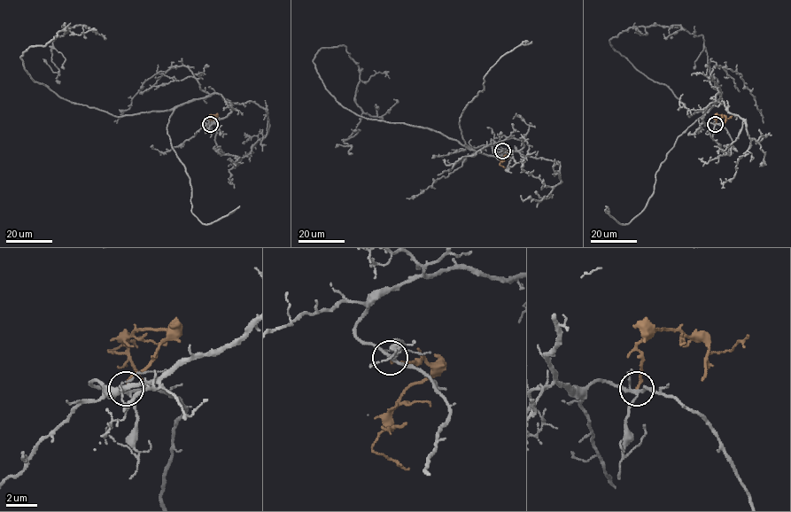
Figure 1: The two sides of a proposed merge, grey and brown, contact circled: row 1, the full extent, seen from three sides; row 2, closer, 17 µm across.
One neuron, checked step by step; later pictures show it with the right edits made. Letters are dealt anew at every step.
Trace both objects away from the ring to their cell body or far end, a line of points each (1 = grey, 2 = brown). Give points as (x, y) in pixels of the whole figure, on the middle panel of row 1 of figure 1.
1: (502, 151), (523, 139), (485, 155), (344, 107), (313, 61), (344, 45), (362, 112), (352, 145), (335, 147)
2: (502, 151), (507, 152), (500, 164), (505, 167)

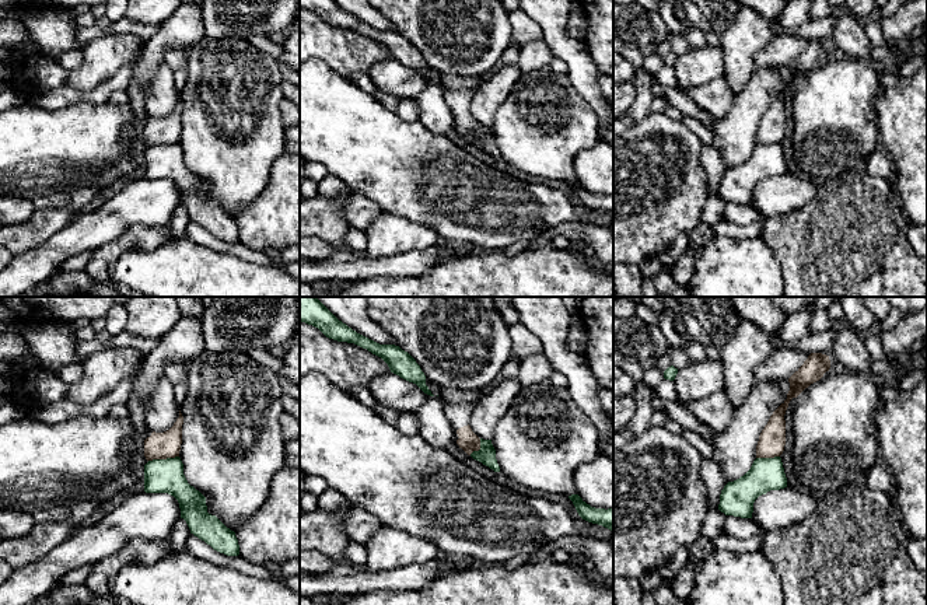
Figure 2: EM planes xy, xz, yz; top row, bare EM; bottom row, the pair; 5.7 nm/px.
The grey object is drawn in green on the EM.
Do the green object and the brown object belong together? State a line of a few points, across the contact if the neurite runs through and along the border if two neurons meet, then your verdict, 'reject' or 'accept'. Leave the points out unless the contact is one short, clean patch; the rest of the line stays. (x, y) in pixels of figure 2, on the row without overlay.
xy (178, 142), (149, 147) | reject

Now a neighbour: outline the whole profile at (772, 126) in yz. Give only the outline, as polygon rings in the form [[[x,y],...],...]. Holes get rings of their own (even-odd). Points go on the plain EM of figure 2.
[[[811,39],[804,50],[788,64],[790,77],[787,85],[773,98],[759,122],[756,144],[780,143],[786,132],[784,101],[793,84],[797,84],[811,70],[819,67],[830,55],[829,42]]]

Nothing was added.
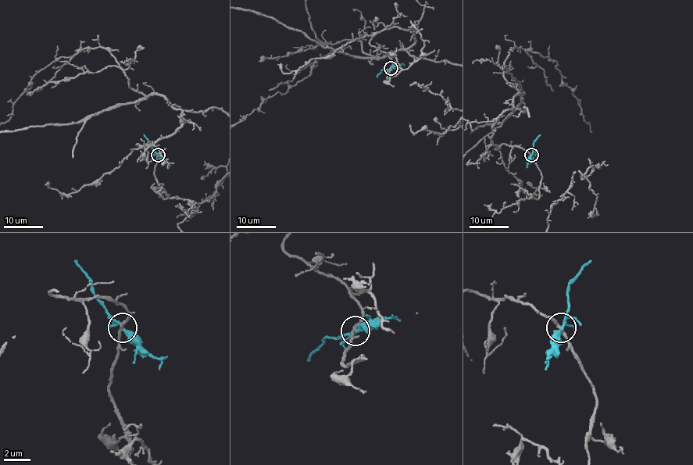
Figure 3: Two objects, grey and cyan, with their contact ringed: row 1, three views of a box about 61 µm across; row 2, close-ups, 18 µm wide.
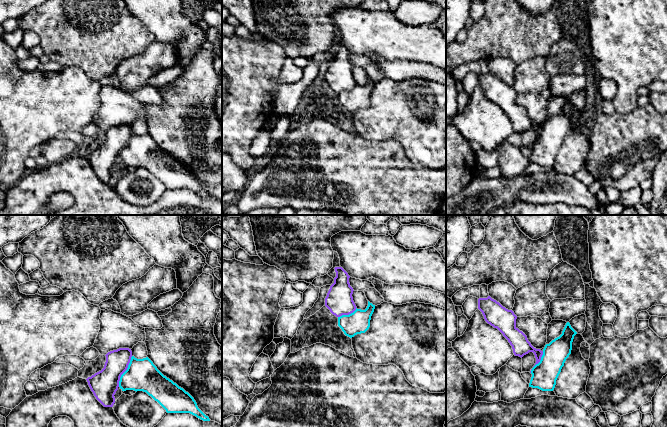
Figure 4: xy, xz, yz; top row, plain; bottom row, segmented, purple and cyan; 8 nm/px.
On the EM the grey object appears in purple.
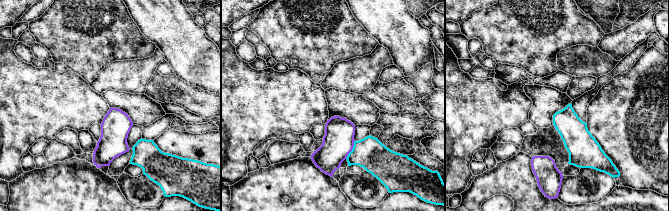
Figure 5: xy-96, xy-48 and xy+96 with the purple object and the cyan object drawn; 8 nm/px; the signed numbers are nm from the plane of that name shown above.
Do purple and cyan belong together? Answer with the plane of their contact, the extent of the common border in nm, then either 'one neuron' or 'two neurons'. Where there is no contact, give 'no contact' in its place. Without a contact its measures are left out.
meets purple in xy; contact 280 nm long; two neurons

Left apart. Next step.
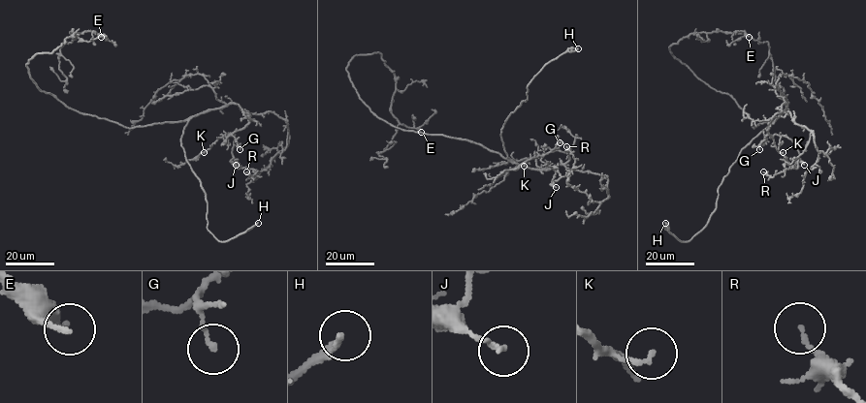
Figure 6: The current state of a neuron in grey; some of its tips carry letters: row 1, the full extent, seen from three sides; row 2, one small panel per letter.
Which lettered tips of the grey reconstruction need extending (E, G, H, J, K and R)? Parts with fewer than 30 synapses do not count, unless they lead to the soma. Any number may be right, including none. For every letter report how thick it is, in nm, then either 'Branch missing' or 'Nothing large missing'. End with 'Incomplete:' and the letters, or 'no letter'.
E: Thickness 260 nm. Branch missing
G: Thickness 140 nm. Nothing large missing
H: Thickness 190 nm. Branch missing
J: Thickness 150 nm. Nothing large missing
K: Thickness 130 nm. Nothing large missing
R: Thickness 120 nm. Nothing large missing
Incomplete: E, H

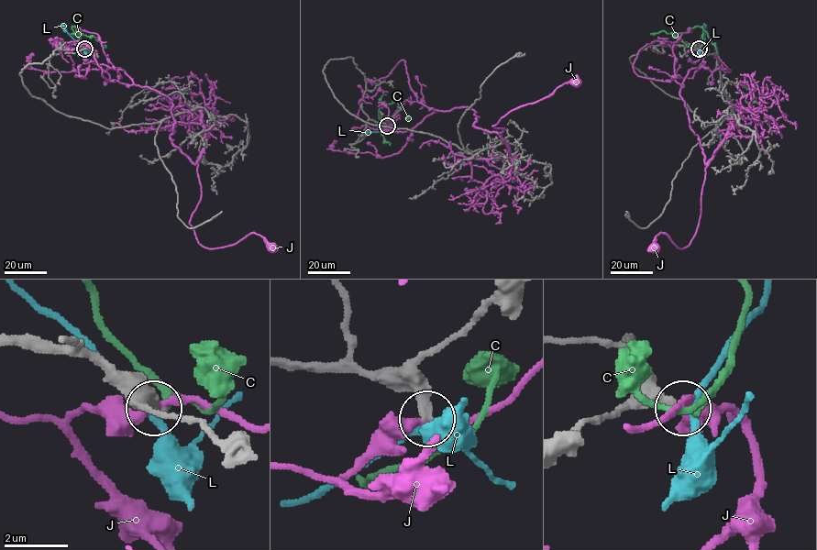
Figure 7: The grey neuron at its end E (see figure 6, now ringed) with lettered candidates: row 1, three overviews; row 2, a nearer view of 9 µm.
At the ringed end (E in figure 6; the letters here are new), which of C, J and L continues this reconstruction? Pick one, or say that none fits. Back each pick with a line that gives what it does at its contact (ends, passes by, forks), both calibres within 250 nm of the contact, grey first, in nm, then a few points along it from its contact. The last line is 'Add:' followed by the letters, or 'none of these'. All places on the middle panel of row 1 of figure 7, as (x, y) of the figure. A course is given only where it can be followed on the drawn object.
Add: none of these

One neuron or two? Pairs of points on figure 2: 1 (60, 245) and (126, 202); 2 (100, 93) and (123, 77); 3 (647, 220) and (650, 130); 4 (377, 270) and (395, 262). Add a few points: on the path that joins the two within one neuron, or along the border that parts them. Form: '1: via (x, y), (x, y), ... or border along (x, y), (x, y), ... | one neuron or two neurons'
1: via (77, 235), (102, 226), (111, 219) | one neuron
2: via (105, 90), (118, 83) | one neuron
3: via (647, 198), (649, 153) | one neuron
4: via (381, 266), (391, 266) | one neuron

